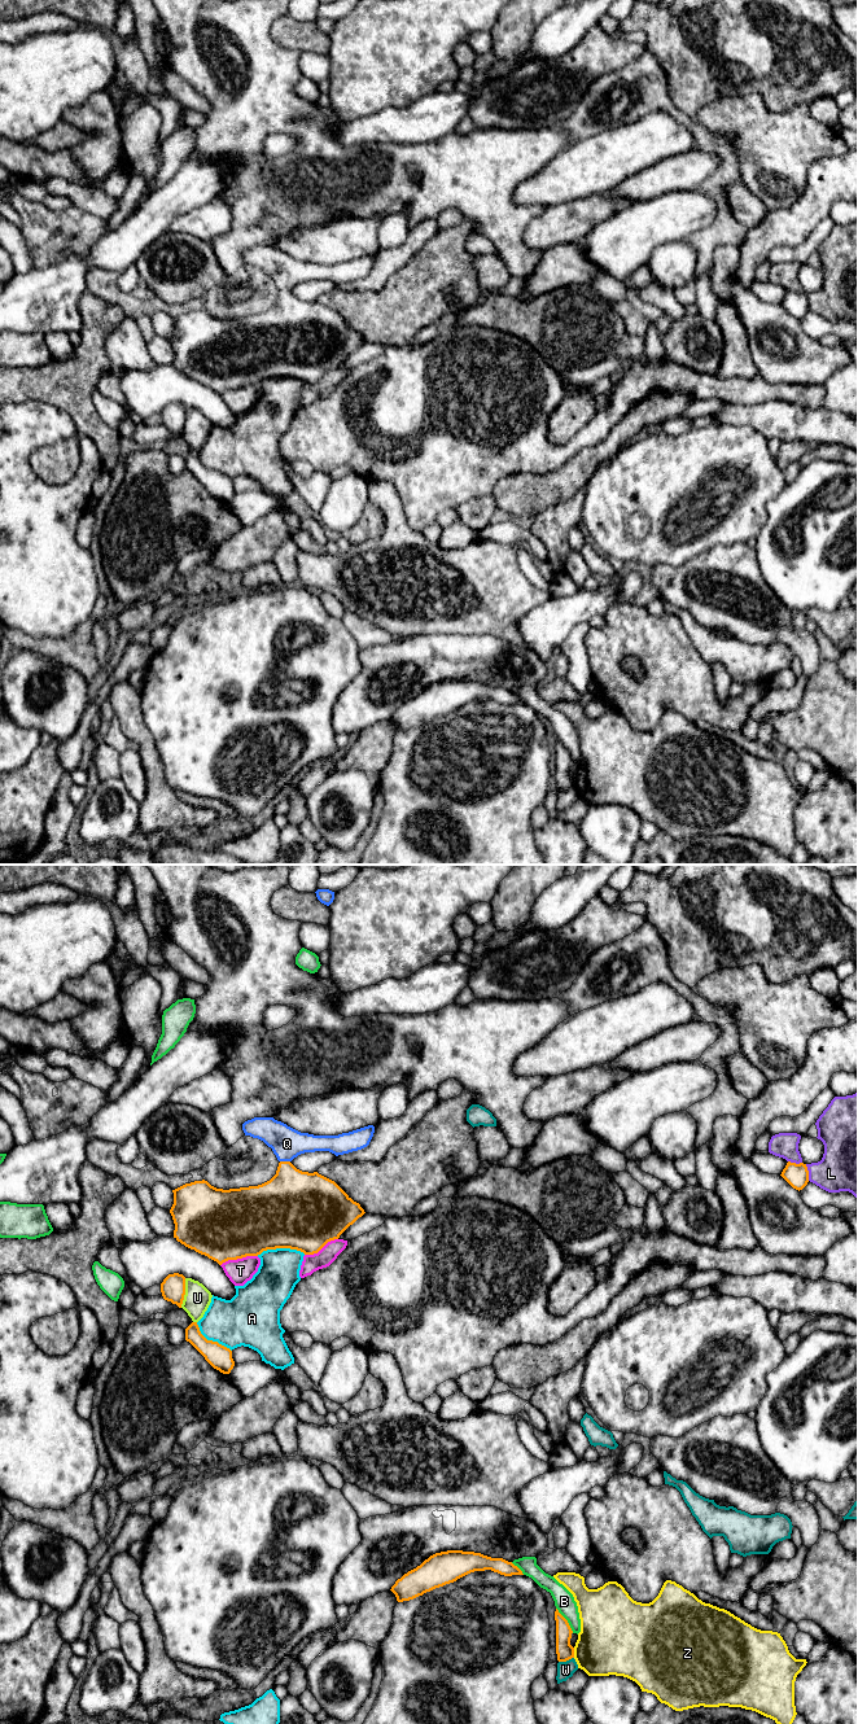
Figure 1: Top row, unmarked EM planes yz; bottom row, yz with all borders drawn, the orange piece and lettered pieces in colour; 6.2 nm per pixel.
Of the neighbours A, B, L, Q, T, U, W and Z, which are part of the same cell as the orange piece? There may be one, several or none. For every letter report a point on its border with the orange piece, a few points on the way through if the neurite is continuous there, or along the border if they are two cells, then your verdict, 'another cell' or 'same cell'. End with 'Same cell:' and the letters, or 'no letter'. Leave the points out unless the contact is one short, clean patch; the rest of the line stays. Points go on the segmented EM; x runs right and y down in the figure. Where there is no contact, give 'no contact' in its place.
A: contact yz (280, 1247); another cell
B: contact yz (567, 1620); another cell
L: contact yz (808, 1172); another cell
Q: contact yz (285, 1162); same cell
T: contact yz (239, 1258); another cell
U: contact yz (184, 1292); another cell
W: contact yz (565, 1661); another cell
Z: contact yz (573, 1653); another cell
Same cell: Q

